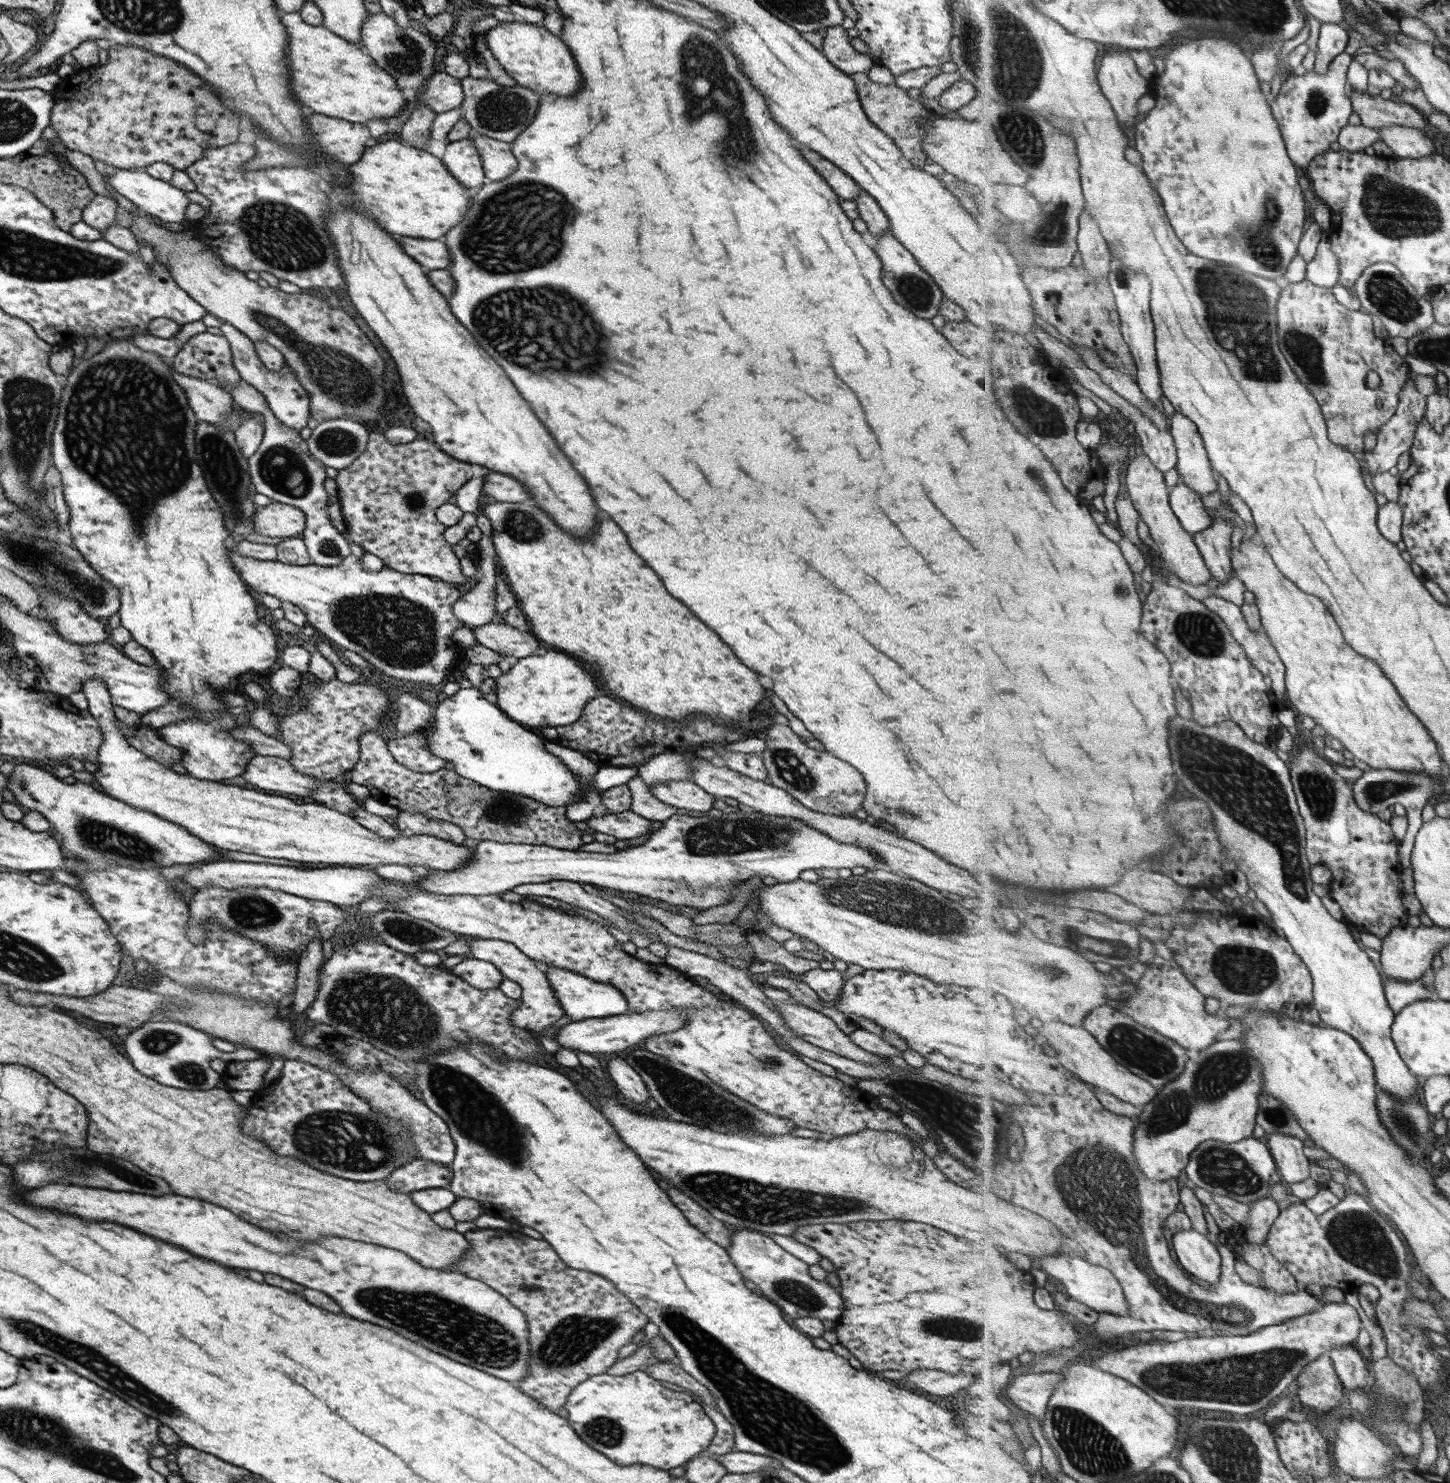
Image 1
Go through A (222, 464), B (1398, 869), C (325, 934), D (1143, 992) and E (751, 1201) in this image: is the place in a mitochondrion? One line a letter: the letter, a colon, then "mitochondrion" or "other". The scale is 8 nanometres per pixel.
A: mitochondrion
B: other
C: other
D: other
E: mitochondrion

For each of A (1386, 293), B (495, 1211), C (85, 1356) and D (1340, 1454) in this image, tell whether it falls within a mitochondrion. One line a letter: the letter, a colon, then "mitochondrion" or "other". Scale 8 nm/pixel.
A: mitochondrion
B: other
C: mitochondrion
D: other

